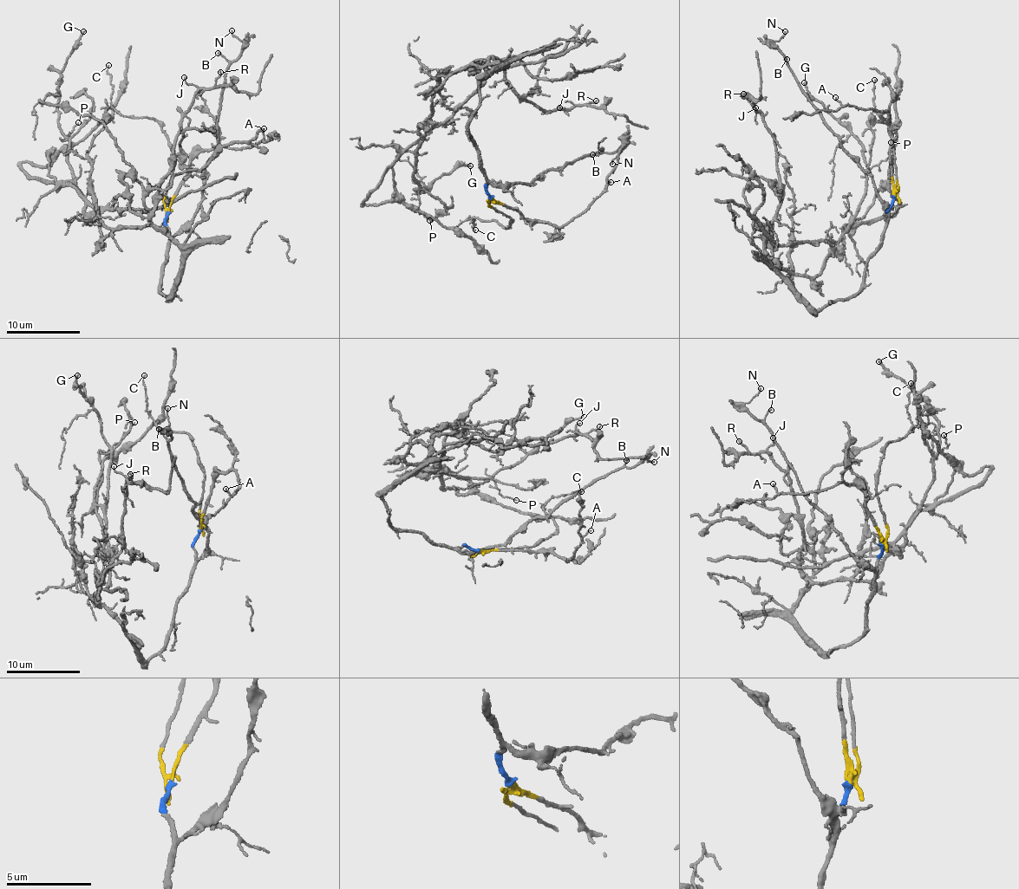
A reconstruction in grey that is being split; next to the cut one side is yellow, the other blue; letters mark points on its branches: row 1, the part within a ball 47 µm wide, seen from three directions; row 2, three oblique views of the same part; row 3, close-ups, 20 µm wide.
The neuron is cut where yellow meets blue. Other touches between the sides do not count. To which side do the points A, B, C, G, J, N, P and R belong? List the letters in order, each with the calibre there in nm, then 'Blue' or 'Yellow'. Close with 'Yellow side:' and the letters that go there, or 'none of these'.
A: Thickness 140 nm. Yellow
B: Thickness 130 nm. Blue
C: Thickness 90 nm. Yellow
G: Thickness 190 nm. Blue
J: Thickness 110 nm. Blue
N: Thickness 100 nm. Blue
P: Thickness 100 nm. Blue
R: Thickness 120 nm. Blue
Yellow side: A, C

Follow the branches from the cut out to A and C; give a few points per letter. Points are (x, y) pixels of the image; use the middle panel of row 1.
A: (490, 199), (519, 212), (524, 218), (558, 227), (577, 217), (610, 182)
C: (490, 199), (491, 208), (502, 212), (512, 223), (508, 229), (495, 221), (467, 219), (472, 218), (476, 230)

